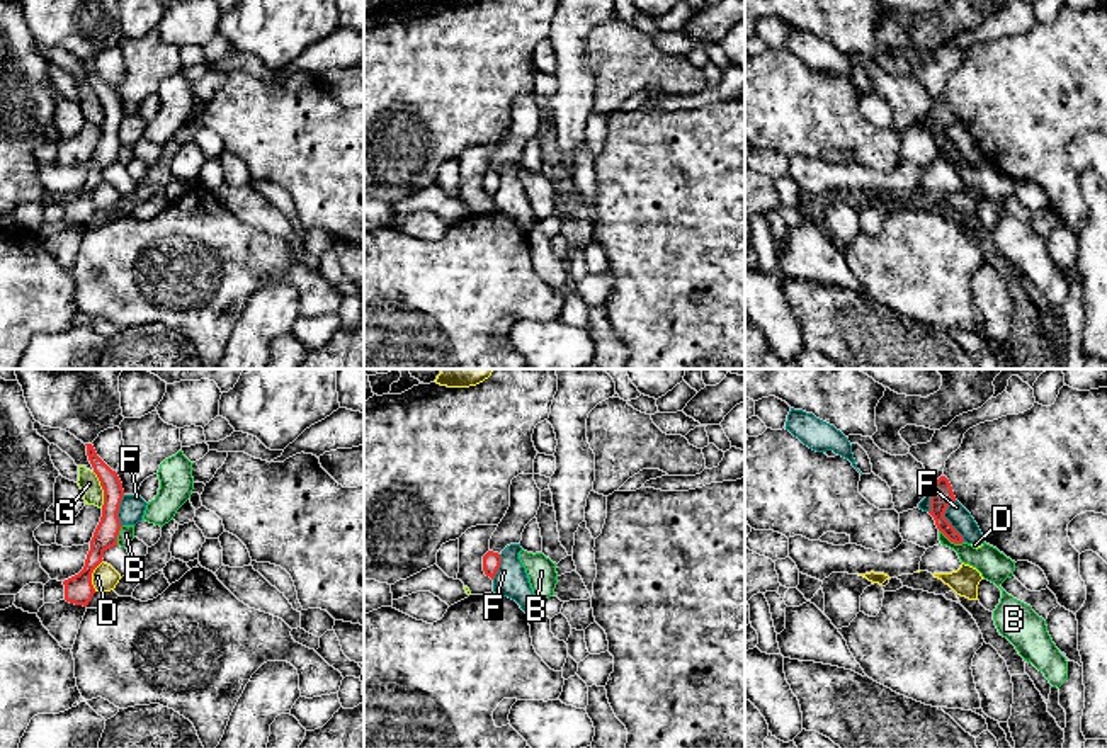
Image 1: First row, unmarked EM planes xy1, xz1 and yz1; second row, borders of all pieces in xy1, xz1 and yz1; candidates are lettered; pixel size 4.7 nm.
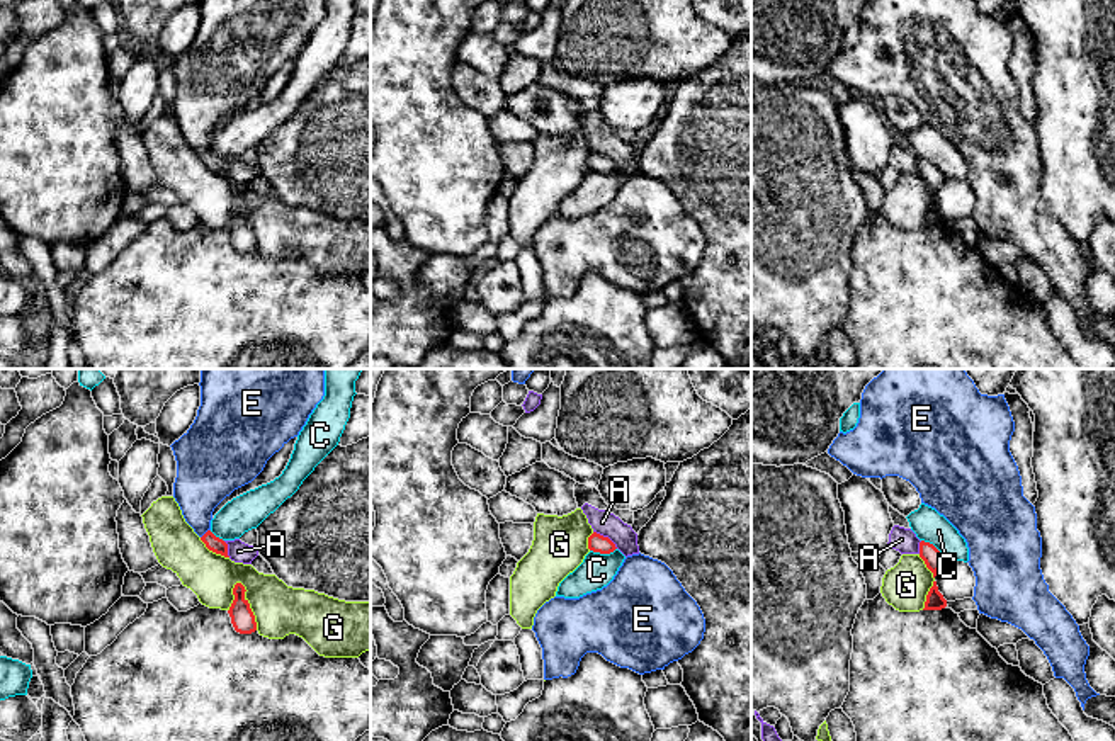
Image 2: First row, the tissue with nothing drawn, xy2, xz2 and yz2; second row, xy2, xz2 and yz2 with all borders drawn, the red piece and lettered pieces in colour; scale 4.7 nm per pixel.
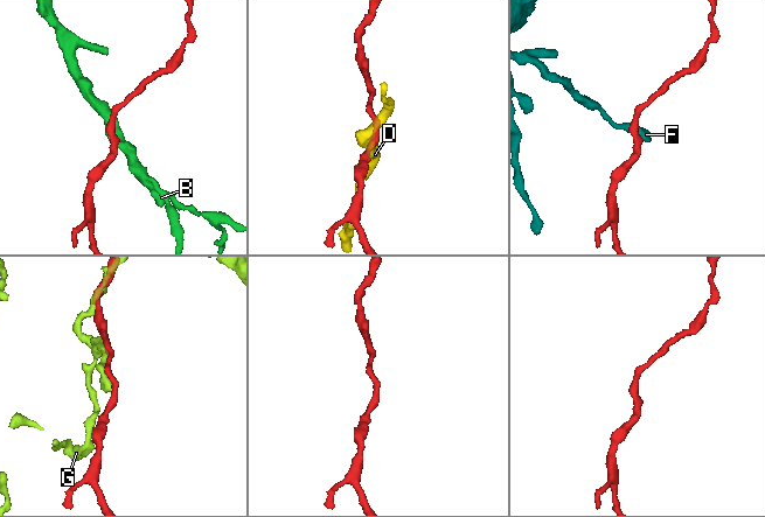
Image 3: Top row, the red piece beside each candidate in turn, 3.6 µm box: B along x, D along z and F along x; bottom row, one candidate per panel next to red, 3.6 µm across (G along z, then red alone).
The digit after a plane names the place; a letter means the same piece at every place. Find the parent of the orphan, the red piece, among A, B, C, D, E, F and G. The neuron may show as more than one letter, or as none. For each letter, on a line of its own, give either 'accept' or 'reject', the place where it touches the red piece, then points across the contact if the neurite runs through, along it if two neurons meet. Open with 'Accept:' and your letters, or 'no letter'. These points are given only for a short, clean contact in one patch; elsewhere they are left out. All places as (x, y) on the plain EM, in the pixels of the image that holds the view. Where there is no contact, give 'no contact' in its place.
Accept: E
A: reject; contact xz2 (605, 157)
B: reject; contact yz1 (951, 160); border yz1 (939, 148), (951, 160), (963, 162)
C: reject; contact xz2 (602, 172); border xz2 (616, 167), (609, 172), (590, 170)
D: reject; contact xy1 (90, 194); border xy1 (102, 179), (92, 192), (94, 209)
E: accept; contact xy2 (204, 153); way xy2 (213, 162), (204, 153), (203, 101)
F: reject; contact yz1 (948, 140); border yz1 (954, 119), (944, 136), (965, 160)
G: reject; contact xy2 (249, 225)

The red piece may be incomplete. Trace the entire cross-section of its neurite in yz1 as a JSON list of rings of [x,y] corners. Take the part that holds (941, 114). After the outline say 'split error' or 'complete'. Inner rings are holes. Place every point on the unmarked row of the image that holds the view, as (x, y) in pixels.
[[[945,95],[934,100],[930,109],[930,134],[935,139],[937,148],[954,163],[962,163],[962,155],[944,136],[949,124],[956,121],[952,105]]] | complete

